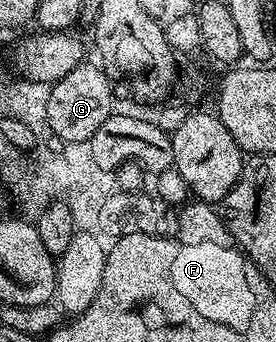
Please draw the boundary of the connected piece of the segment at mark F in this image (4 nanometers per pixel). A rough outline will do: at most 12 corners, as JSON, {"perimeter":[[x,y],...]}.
{"perimeter":[[182,244],[169,279],[198,311],[242,323],[252,311],[235,246]]}

